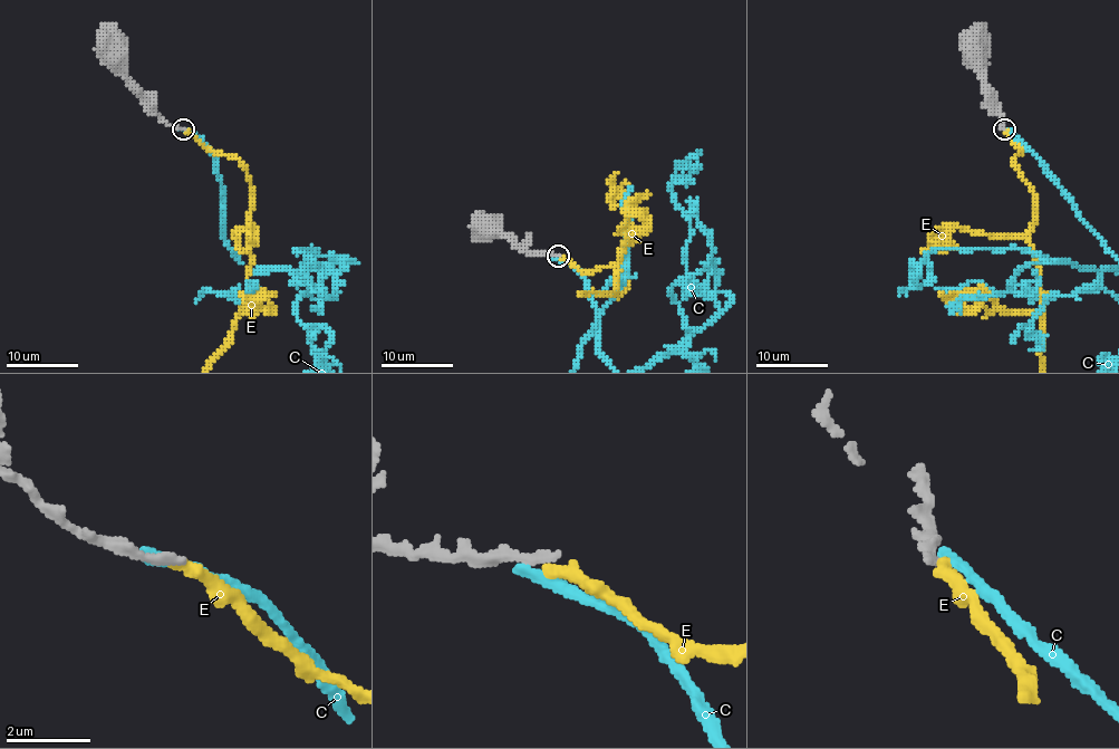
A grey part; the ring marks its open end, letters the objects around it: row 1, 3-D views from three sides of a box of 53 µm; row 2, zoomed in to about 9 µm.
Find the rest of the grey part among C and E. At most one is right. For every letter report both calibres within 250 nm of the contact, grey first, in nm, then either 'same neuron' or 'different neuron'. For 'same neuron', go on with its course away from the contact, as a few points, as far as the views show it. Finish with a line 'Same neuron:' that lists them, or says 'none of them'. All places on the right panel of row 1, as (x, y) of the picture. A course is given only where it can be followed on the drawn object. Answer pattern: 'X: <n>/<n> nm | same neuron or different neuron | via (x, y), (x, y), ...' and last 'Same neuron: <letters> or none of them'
C: 320/320 nm | different neuron
E: 240/280 nm | same neuron
Same neuron: E

